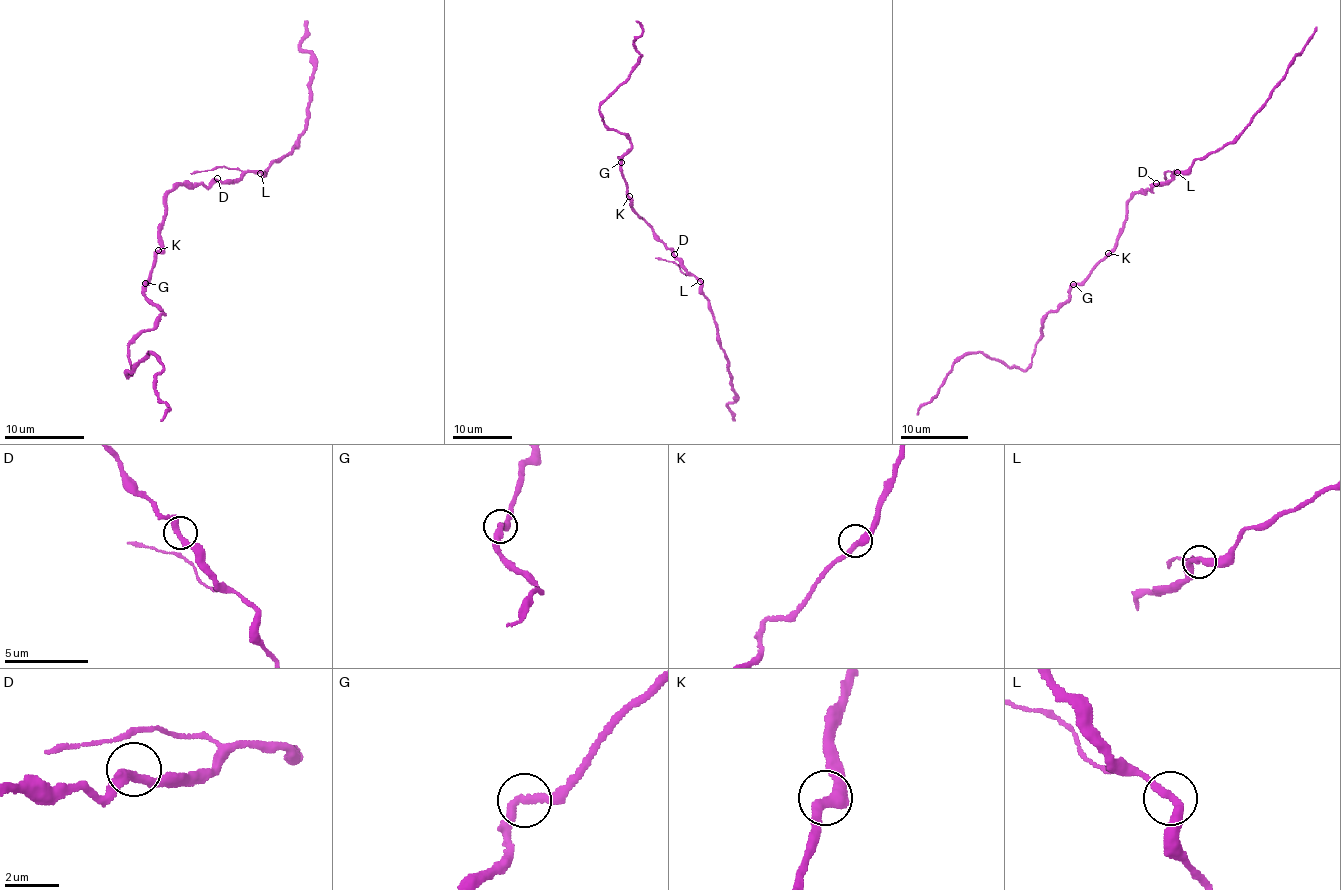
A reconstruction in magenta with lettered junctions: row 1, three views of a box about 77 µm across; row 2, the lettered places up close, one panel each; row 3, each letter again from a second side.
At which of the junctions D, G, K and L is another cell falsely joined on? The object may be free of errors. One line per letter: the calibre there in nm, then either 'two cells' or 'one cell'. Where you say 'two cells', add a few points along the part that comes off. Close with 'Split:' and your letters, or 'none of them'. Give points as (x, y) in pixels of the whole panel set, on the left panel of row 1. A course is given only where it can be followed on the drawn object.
D: 360 nm | one cell
G: 320 nm | one cell
K: 340 nm | one cell
L: 320 nm | one cell
Split: none of them

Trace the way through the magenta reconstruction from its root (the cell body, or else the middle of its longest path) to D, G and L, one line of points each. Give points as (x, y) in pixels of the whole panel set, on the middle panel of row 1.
D: (634, 211), (674, 254)
G: (634, 211), (630, 206), (621, 162)
L: (634, 211), (652, 227), (679, 264), (700, 281)

